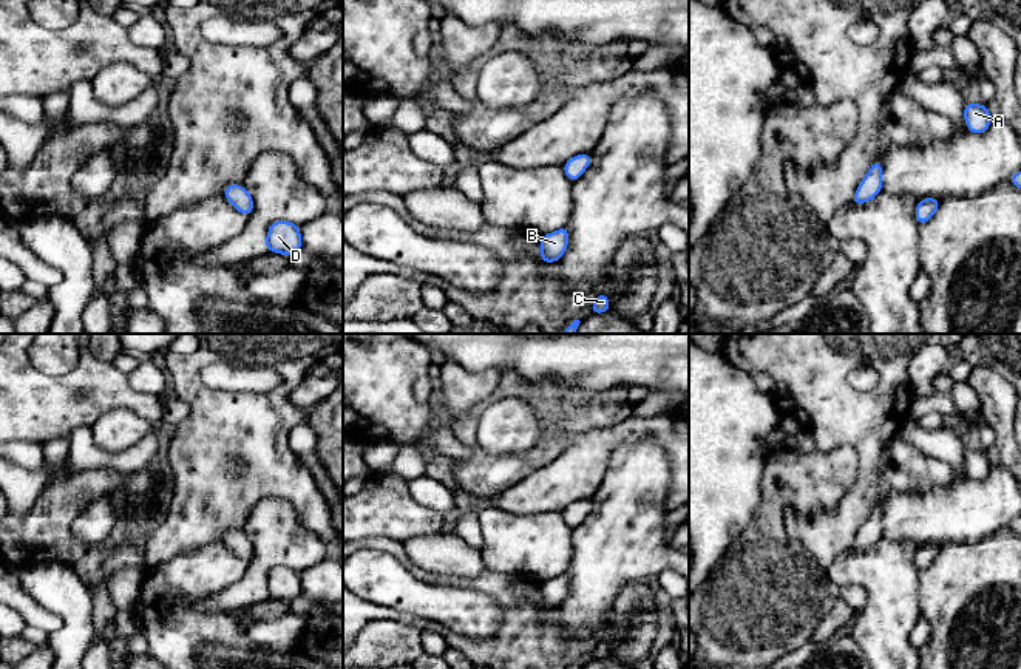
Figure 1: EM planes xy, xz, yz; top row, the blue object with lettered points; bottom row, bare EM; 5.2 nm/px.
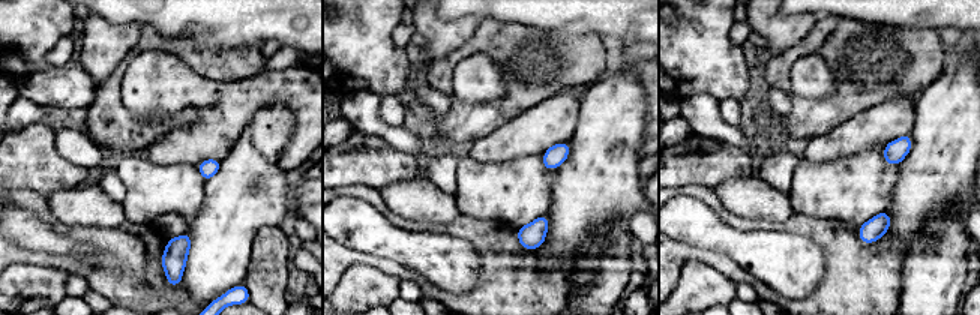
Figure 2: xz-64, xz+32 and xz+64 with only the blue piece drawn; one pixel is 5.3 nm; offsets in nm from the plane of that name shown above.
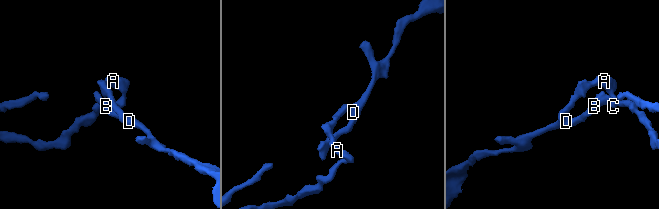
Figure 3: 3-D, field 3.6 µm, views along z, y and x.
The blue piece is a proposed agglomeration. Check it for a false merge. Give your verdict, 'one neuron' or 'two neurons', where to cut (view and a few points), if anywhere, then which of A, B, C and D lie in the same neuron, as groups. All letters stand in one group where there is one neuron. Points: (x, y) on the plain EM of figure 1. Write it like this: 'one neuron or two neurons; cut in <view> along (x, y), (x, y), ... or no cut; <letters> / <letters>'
one neuron; no cut; A B C D

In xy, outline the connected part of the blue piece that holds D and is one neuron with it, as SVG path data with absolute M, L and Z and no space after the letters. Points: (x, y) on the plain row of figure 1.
M275 567L270 570L266 595L281 601L292 601L303 595L300 573L289 567Z

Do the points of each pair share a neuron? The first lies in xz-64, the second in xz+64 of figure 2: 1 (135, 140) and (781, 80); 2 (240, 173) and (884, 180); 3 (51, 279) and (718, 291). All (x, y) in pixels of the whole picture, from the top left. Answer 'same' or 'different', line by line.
1: same
2: different
3: same

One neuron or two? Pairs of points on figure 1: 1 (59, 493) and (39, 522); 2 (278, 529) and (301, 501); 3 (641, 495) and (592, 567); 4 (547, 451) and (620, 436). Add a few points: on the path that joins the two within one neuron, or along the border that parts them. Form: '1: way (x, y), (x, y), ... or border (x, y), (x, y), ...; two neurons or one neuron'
1: way (56, 501), (47, 510), (47, 515); one neuron
2: border (260, 499), (286, 499), (297, 518), (318, 536); two neurons
3: way (626, 513), (624, 535), (610, 549); one neuron
4: border (561, 450), (552, 461), (532, 472); two neurons

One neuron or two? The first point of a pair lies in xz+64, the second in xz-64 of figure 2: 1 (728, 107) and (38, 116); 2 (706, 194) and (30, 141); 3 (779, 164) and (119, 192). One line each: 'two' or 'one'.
1: one
2: two
3: one

